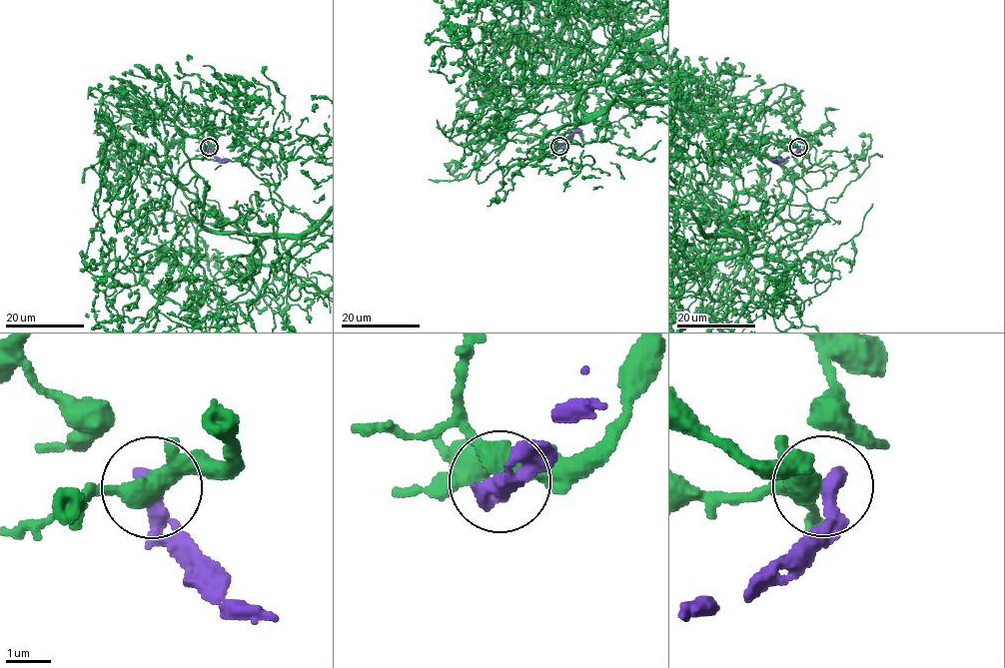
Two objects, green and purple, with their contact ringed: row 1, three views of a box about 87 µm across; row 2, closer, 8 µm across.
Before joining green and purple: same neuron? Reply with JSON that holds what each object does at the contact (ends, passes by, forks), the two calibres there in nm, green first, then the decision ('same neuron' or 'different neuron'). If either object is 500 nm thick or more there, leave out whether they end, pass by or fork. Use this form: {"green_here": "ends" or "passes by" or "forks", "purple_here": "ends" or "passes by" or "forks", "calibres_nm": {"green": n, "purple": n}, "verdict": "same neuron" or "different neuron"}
{"green_here": "passes by", "purple_here": "ends", "calibres_nm": {"green": 440, "purple": 440}, "verdict": "different neuron"}

